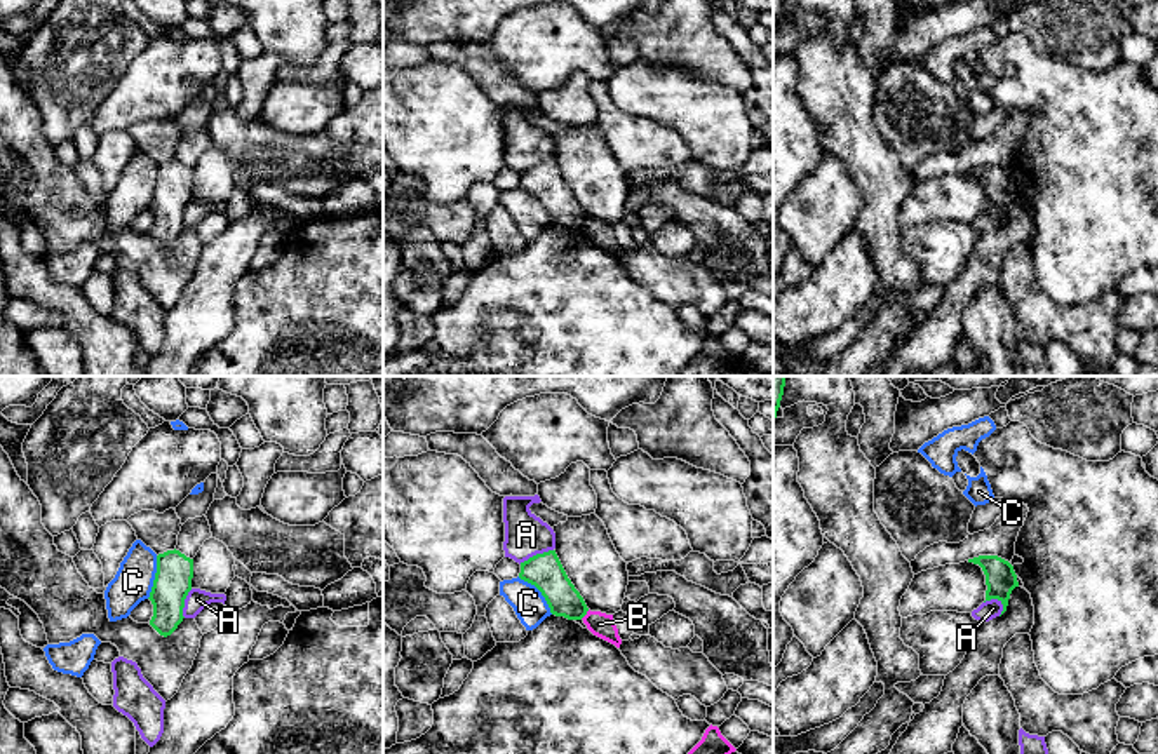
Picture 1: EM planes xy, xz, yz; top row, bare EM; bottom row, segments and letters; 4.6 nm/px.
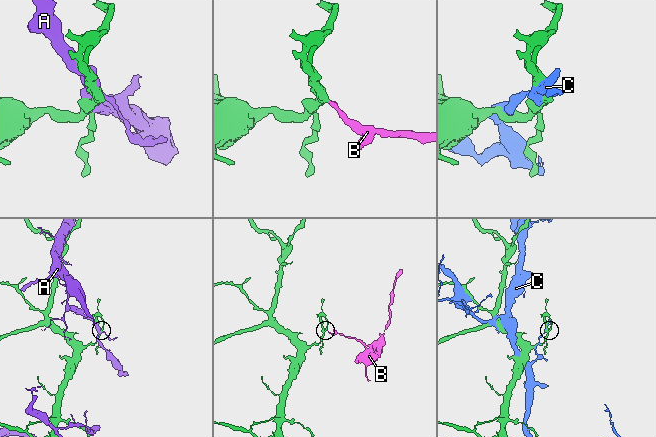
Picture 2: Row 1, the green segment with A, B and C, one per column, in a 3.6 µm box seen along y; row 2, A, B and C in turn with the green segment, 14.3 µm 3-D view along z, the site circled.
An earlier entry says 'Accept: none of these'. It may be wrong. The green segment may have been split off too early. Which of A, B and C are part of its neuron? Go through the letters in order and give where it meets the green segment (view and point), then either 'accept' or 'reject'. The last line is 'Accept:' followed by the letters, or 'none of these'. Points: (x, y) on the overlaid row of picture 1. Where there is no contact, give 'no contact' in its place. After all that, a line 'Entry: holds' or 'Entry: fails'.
A: xz (537, 554) | reject
B: xz (584, 615) | reject
C: xz (540, 591) | reject
Accept: none of these
Entry: holds

